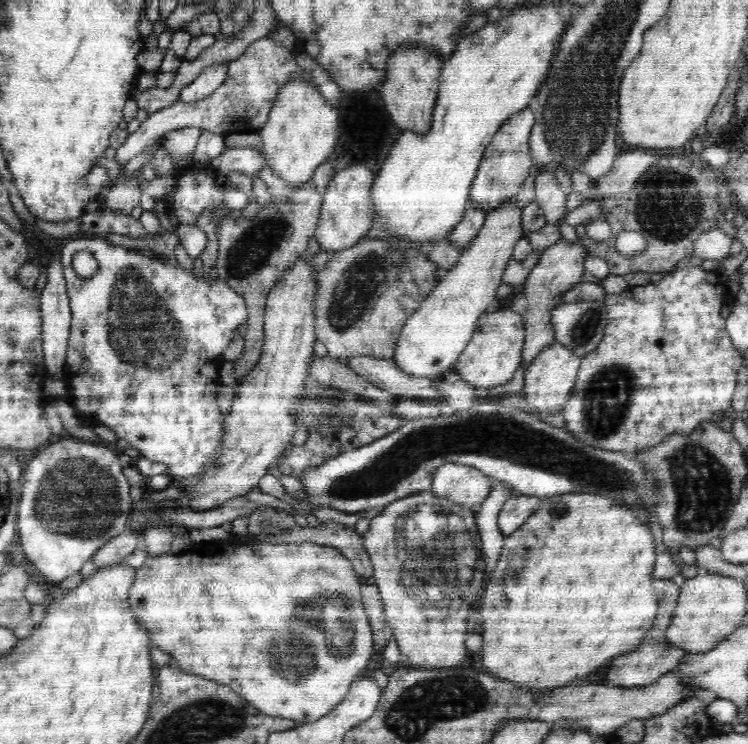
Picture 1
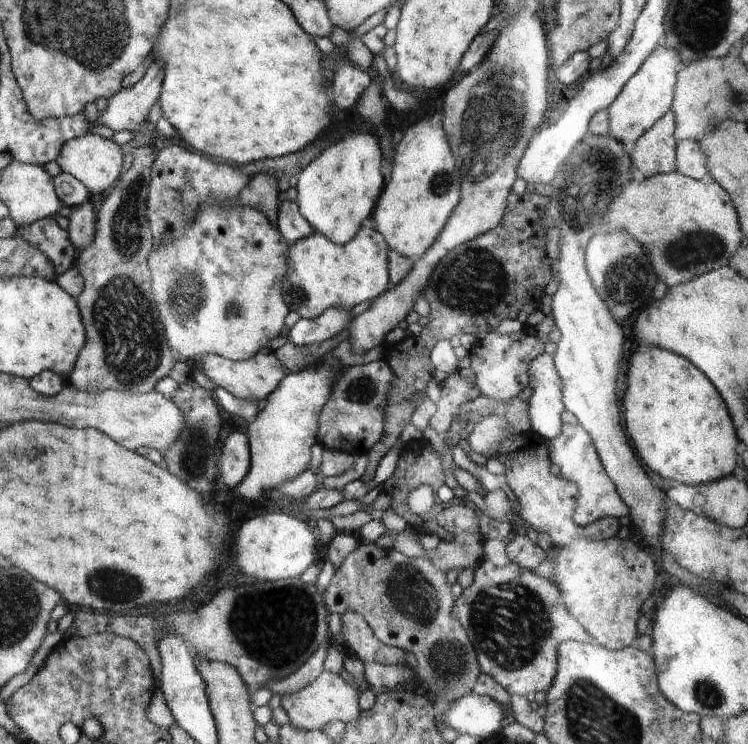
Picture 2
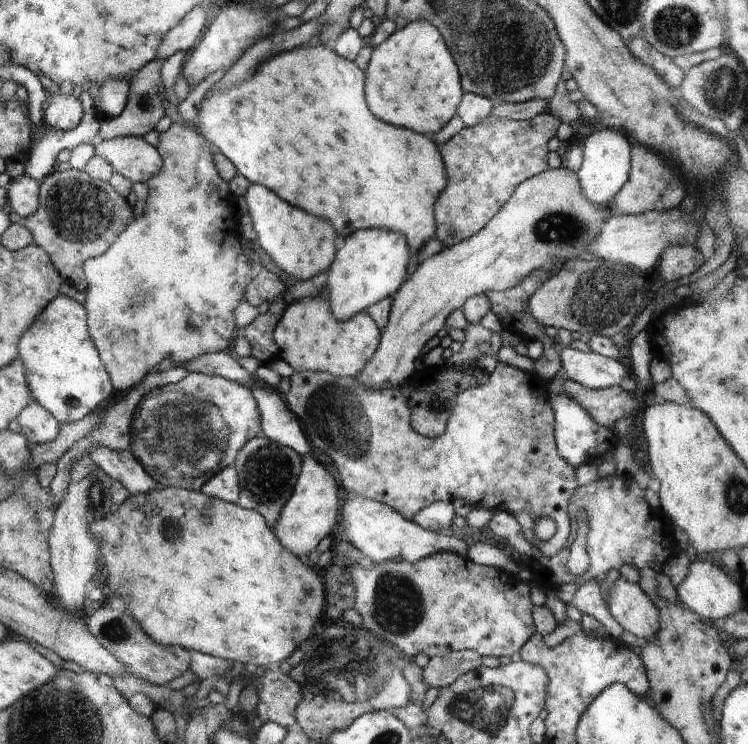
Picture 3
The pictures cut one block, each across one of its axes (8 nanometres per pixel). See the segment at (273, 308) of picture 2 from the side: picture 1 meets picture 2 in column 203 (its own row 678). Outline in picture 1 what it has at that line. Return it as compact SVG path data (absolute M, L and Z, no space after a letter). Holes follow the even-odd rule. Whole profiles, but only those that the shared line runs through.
M304 541L280 544L254 543L236 545L232 550L219 550L217 545L202 547L195 543L190 550L177 555L172 553L155 557L148 555L146 562L137 570L136 580L129 588L127 597L131 614L149 634L149 644L172 655L173 664L179 666L184 672L229 686L236 694L243 696L268 716L294 720L297 724L314 722L326 716L327 712L345 699L352 682L363 674L363 670L366 670L372 658L372 652L376 648L360 594L363 585L360 584L359 576L350 560L334 547Z

